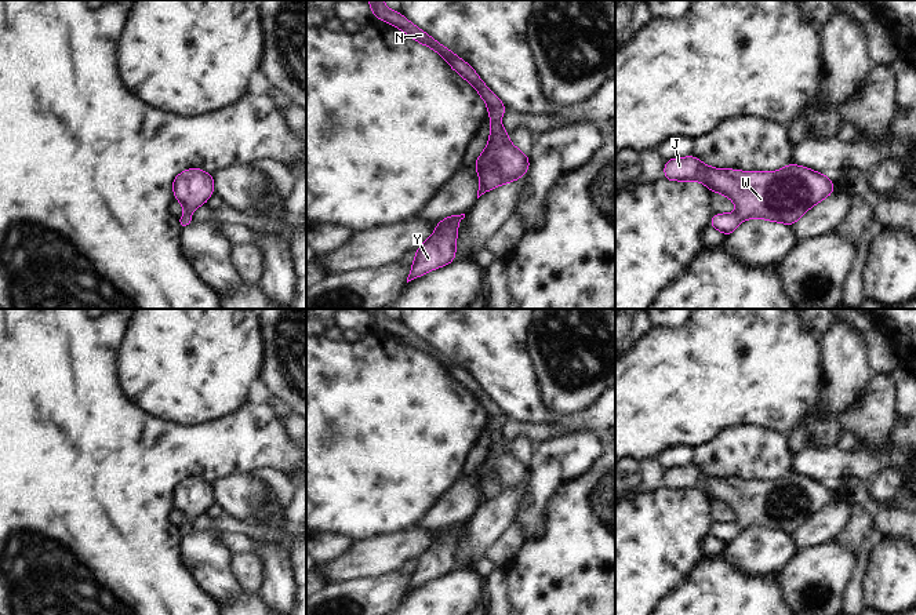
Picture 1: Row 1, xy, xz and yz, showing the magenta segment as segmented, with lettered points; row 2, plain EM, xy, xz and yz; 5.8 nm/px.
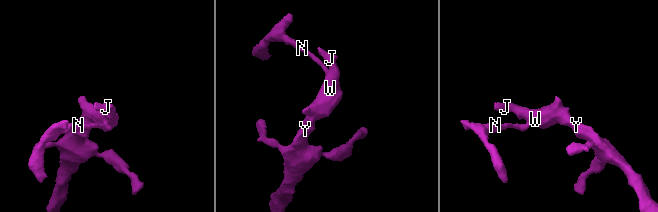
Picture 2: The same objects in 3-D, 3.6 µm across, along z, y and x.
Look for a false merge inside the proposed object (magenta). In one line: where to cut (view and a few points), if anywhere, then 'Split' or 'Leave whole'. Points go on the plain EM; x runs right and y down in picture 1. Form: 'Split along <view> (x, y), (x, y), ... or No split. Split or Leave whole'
No split. Leave whole

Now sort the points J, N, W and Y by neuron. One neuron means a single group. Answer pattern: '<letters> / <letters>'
J N W Y

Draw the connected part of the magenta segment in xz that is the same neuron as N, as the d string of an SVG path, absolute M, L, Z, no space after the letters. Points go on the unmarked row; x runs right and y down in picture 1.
M367 309L367 312L372 319L372 324L378 328L397 335L401 341L408 342L411 347L440 363L457 382L477 399L487 412L492 436L490 438L490 451L475 472L477 485L481 490L477 507L495 495L523 485L528 480L528 465L510 452L508 440L499 433L508 416L480 389L479 383L464 368L459 368L452 360L407 330L401 321L390 320L382 309Z

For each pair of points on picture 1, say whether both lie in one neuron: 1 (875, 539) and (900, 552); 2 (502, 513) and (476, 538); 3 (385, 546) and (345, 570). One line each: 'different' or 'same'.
1: different
2: same
3: same

